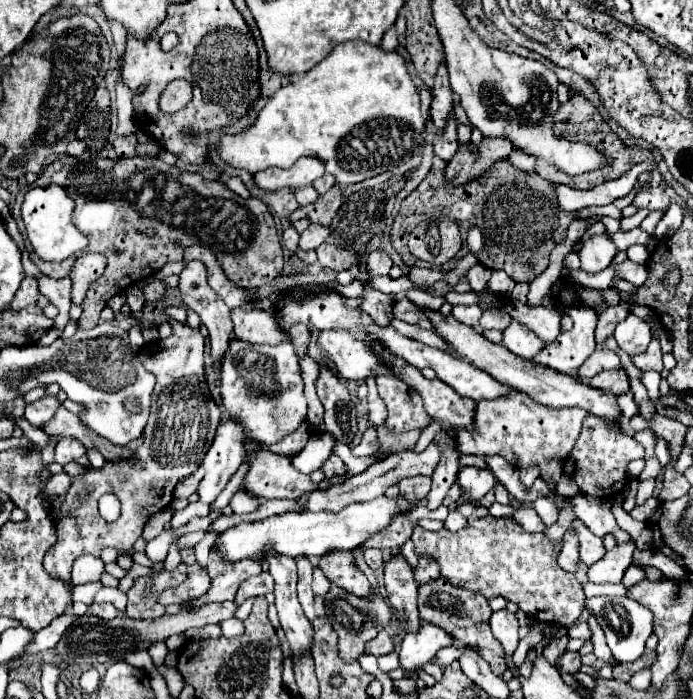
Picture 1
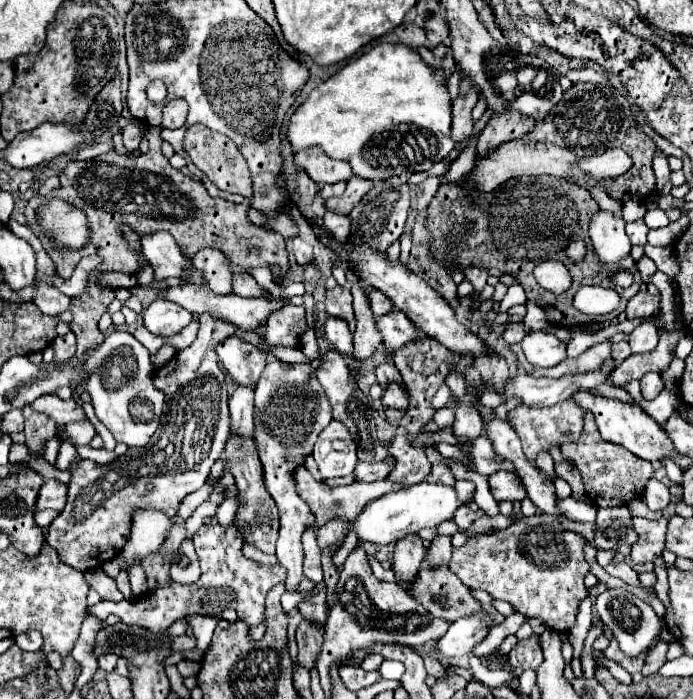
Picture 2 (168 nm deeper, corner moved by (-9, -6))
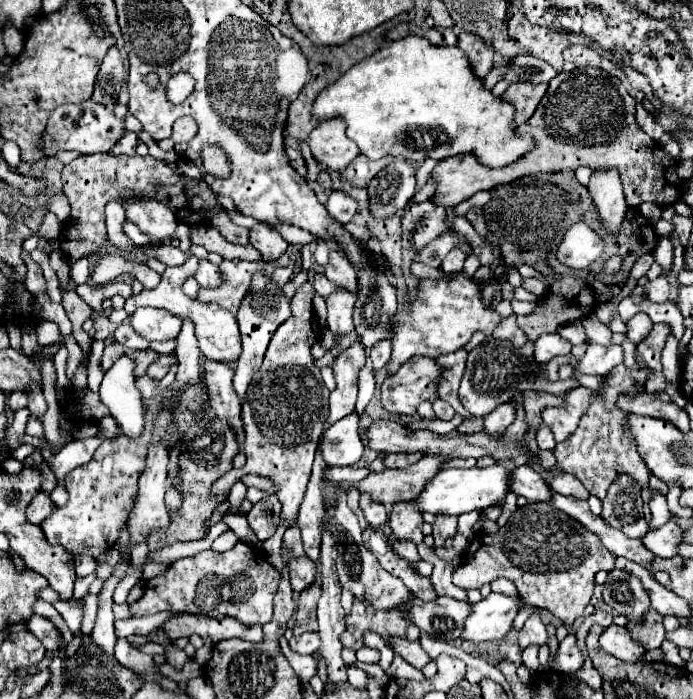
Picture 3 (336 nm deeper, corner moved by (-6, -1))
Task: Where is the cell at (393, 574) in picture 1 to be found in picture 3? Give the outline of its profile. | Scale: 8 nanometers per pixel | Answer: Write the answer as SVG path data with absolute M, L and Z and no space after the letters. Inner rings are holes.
M400 501L392 507L390 527L398 541L410 541L414 545L422 543L422 523L422 513L410 501Z

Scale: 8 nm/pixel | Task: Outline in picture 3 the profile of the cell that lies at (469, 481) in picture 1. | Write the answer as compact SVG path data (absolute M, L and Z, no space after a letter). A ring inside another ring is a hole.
M520 465L512 471L510 491L516 495L524 495L528 501L548 501L552 495L542 477L528 465Z

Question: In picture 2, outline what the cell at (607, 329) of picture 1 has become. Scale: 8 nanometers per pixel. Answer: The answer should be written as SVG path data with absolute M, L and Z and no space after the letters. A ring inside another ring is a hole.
M637 292L627 304L627 318L653 316L659 310L659 296L651 296L649 292Z

